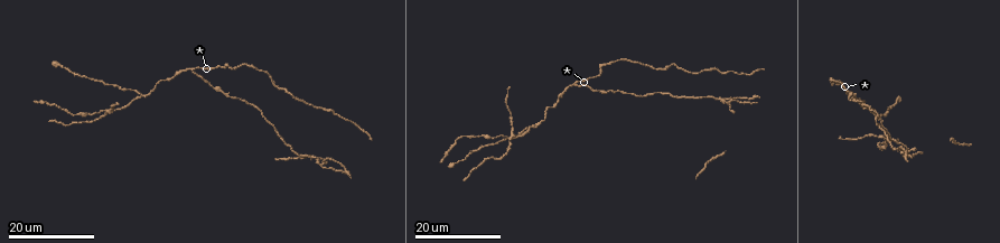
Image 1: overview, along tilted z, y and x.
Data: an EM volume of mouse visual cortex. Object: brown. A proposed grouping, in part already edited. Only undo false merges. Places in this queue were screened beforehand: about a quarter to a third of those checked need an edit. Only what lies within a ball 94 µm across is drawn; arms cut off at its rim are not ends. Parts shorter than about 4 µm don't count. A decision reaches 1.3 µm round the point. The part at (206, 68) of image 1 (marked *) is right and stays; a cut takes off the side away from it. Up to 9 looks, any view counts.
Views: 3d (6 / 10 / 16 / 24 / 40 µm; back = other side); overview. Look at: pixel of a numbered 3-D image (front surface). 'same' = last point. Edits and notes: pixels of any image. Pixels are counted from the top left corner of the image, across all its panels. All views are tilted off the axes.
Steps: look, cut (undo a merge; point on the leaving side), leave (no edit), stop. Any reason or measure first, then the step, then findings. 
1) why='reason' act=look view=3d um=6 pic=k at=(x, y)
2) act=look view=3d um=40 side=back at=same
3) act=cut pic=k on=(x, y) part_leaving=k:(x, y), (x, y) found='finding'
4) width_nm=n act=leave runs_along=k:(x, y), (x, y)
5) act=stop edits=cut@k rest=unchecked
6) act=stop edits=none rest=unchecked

why='a fork' act=look view=3d um=16 pic=1 at=(140, 94)

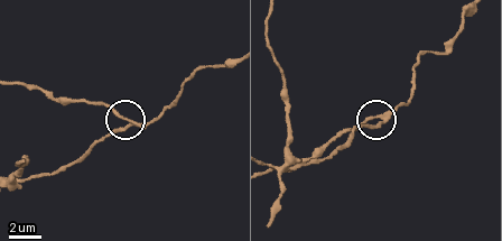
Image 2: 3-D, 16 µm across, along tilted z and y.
why='closer look' act=look view=3d um=6 pic=2 at=(380, 121)

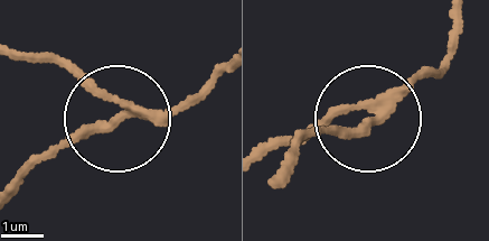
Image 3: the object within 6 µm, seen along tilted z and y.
arms=3 act=cut pic=3 on=(87, 85) part_leaving=3:(138, 108), (16, 55) found='a second neuron is stuck on'

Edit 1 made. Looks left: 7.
act=look view=overview

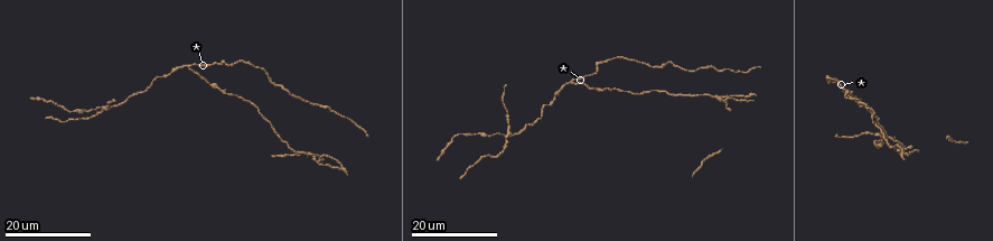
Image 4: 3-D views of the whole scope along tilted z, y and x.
why='branch point' act=look view=3d um=16 pic=4 at=(104, 108)

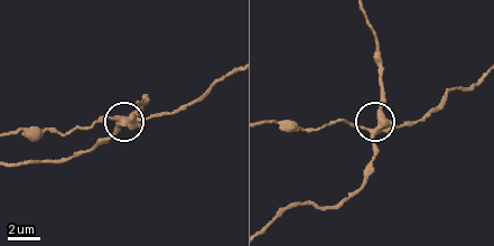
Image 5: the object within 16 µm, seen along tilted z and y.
act=look view=3d um=10 pic=5 at=(120, 124)

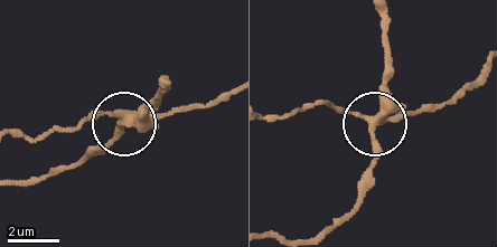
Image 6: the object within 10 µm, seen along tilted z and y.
arms=3 act=cut pic=6 on=(124, 133) found='two neurons meet here'

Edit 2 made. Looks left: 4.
act=look view=overview

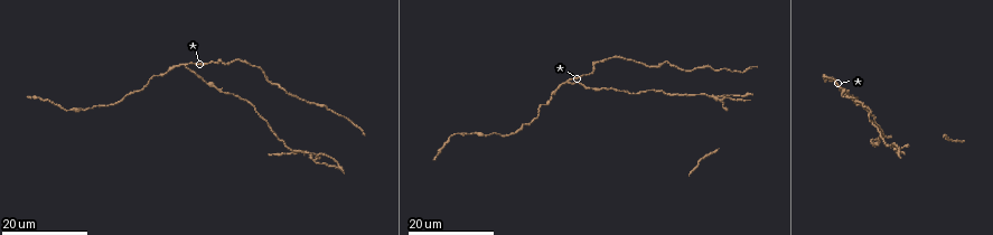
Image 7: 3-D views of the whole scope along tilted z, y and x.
why='three arms meet' act=look view=3d um=24 pic=7 at=(185, 67)

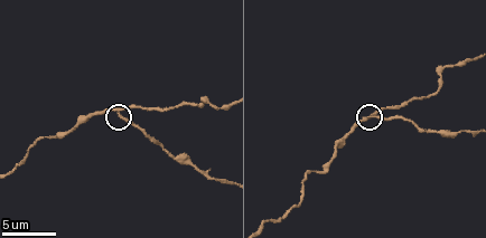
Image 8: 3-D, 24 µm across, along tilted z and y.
why='zoom in' act=look view=3d um=10 pic=8 at=(120, 116)

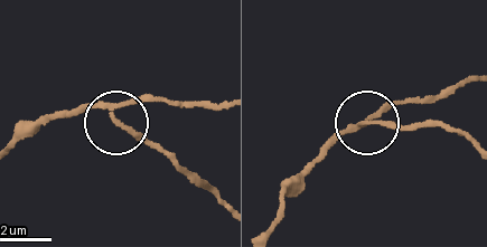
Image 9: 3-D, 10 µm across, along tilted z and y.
side_arm_um=50 act=cut pic=9 on=(137, 133) part_leaving=9:(111, 110), (208, 181), (223, 200) found='two neurons meet here'

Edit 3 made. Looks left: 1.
act=stop edits=cut@3,cut@6,cut@9 rest=unchecked

